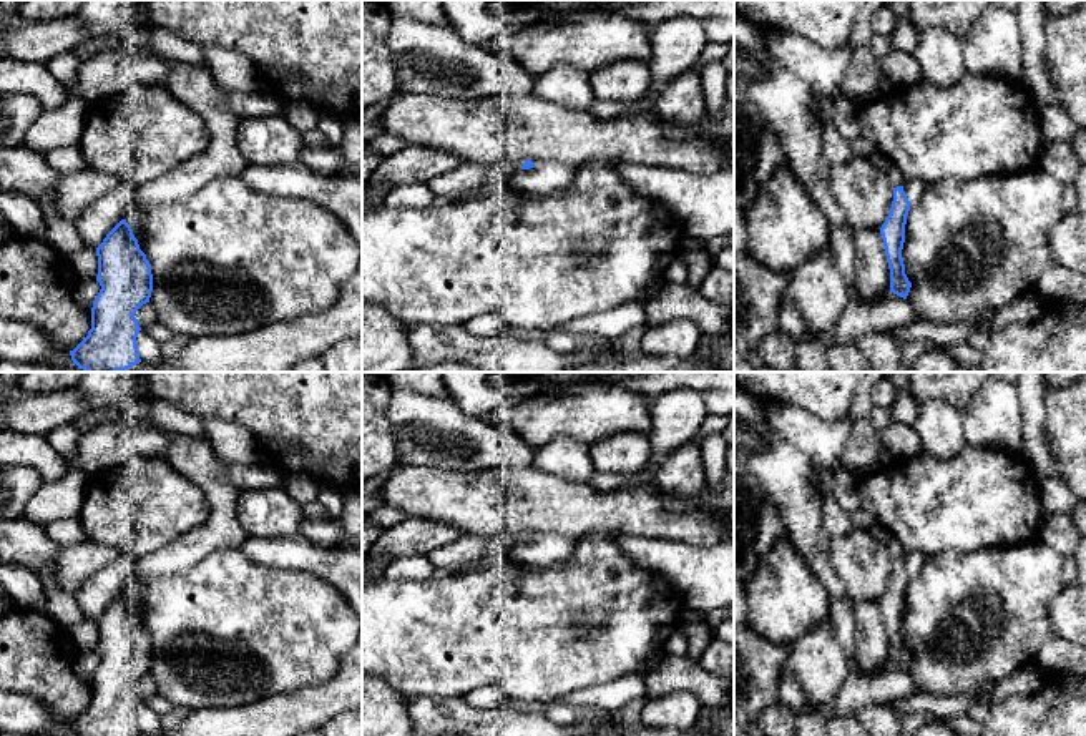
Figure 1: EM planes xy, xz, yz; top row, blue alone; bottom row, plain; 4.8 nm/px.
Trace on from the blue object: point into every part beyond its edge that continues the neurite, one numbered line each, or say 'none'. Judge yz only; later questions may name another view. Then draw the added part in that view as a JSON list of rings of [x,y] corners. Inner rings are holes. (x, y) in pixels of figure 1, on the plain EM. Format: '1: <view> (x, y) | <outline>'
1: yz (914, 560) | [[[907,552],[903,557],[903,563],[910,573],[910,577],[917,577],[925,565],[927,557],[922,552]]]

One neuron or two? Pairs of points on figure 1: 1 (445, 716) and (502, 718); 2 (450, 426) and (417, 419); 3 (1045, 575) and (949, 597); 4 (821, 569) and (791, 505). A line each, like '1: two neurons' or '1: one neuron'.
1: one neuron
2: one neuron
3: one neuron
4: one neuron

